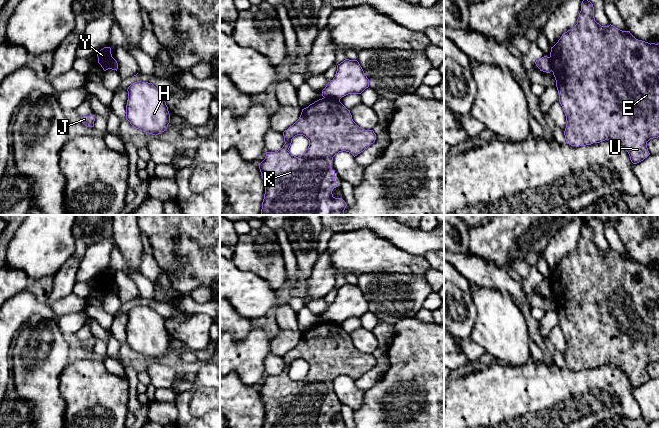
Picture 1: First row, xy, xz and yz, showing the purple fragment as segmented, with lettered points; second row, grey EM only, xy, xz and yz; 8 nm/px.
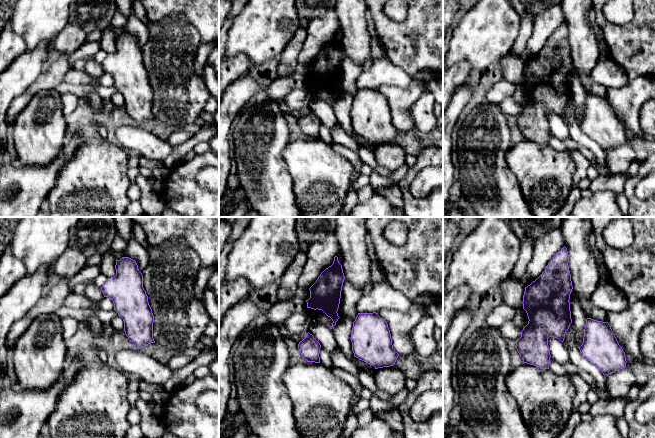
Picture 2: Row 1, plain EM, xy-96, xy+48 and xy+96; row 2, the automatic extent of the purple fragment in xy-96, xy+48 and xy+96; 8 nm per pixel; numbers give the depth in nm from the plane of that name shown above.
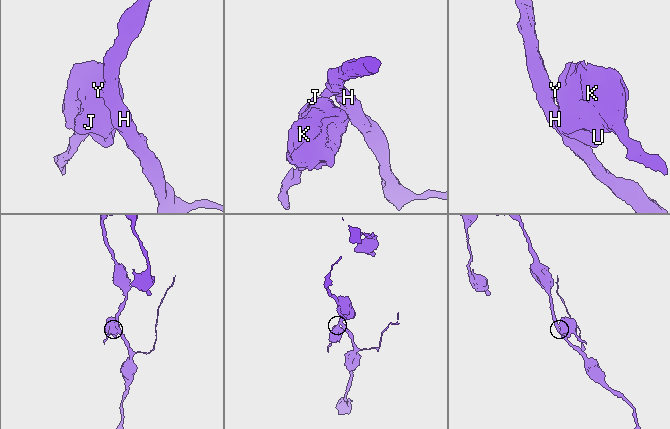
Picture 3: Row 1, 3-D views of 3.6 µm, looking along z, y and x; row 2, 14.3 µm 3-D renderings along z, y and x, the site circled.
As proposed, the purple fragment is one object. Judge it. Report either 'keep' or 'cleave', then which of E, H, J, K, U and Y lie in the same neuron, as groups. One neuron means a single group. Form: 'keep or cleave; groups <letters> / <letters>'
cleave; groups E J K U Y / H

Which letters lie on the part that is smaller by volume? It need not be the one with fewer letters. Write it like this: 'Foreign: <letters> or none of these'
Foreign: E, J, K, U, Y

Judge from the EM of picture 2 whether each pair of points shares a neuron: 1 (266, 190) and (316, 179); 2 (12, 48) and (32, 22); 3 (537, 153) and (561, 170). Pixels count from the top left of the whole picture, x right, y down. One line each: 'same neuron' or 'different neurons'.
1: different neurons
2: different neurons
3: same neuron

